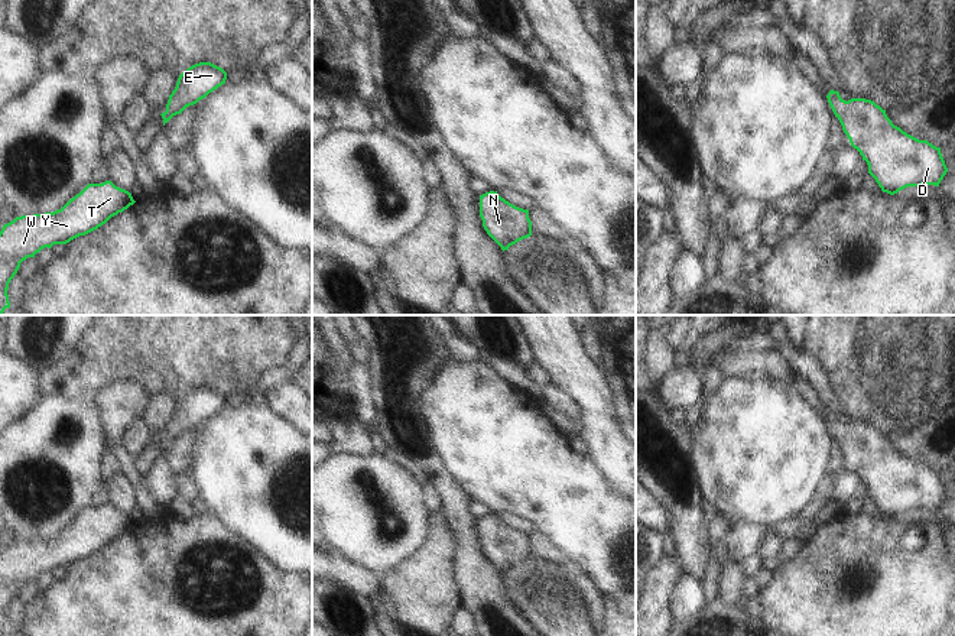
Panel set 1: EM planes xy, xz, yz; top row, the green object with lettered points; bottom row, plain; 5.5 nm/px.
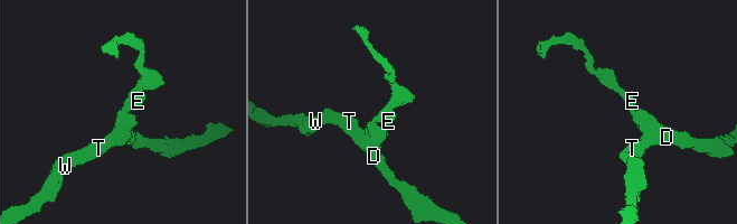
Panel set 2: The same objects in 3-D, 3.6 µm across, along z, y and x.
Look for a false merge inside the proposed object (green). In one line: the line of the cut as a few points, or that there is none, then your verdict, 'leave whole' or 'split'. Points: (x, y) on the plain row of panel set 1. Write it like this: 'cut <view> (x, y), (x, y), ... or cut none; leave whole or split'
cut none; leave whole

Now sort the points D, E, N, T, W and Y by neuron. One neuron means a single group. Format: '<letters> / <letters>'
D E N T W Y

